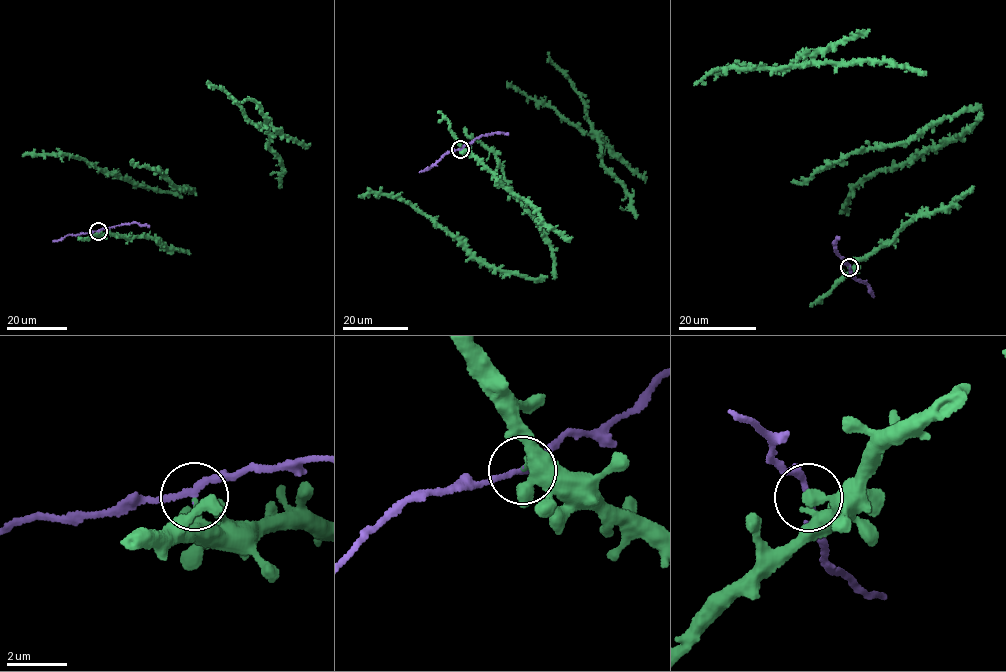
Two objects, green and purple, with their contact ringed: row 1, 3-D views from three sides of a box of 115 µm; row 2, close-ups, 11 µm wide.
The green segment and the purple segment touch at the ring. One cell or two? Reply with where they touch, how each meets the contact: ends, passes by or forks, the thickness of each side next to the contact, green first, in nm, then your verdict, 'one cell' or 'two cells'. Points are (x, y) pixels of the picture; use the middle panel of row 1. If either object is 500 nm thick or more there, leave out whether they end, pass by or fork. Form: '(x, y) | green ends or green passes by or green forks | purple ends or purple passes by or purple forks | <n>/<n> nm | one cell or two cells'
(460, 149) | green ends | purple passes by | 260/190 nm | two cells

